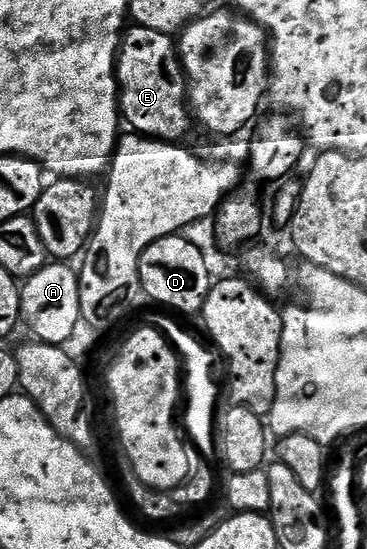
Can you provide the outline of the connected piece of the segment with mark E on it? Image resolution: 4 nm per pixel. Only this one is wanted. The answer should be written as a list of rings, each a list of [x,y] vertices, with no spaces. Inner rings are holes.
[[[130,26],[121,36],[121,48],[117,50],[117,93],[122,120],[129,123],[134,132],[166,143],[177,143],[189,131],[191,108],[189,105],[189,84],[185,81],[185,71],[181,68],[181,57],[174,36],[159,33],[155,29]]]

